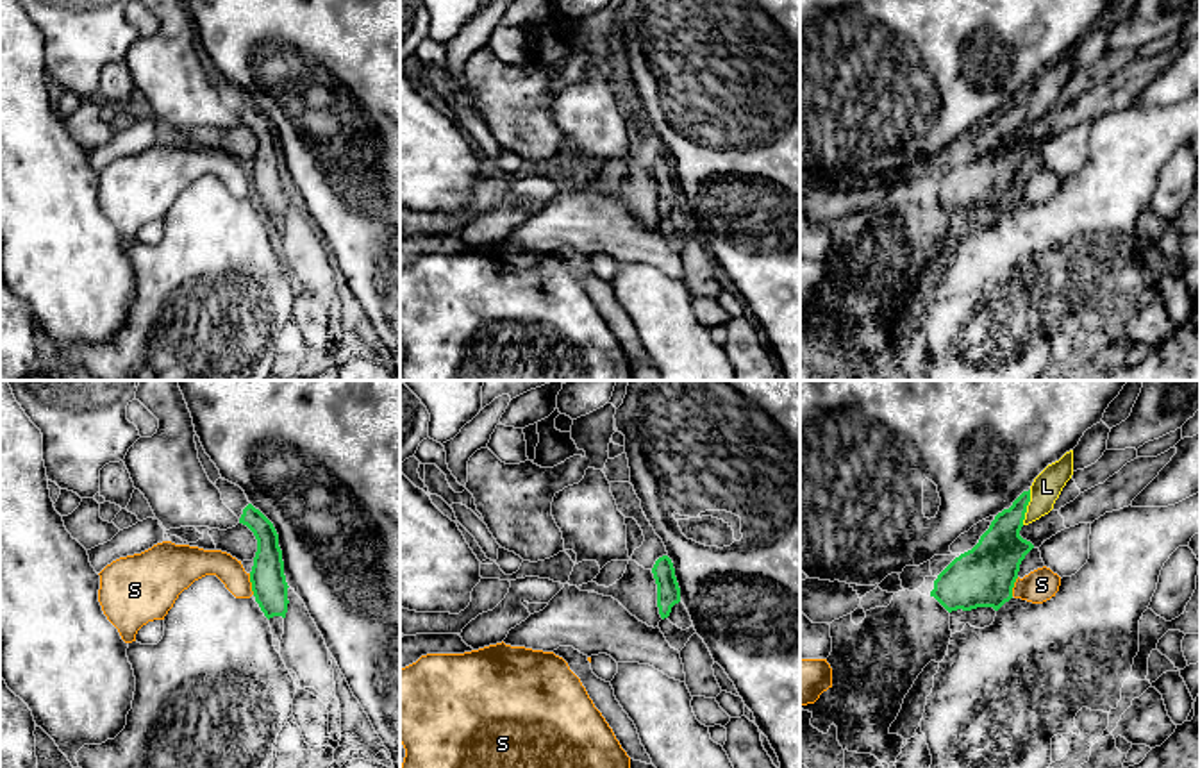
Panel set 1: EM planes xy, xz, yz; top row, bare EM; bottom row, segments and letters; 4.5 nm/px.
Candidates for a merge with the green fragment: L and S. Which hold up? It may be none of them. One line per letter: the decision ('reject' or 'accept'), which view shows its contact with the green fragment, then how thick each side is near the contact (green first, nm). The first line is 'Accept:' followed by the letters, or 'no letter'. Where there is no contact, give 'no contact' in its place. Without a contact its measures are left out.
Accept: L
L: accept; contact in yz; calibres 220 and 140 nm
S: reject; contact in xy; calibres 160 and 120 nm

